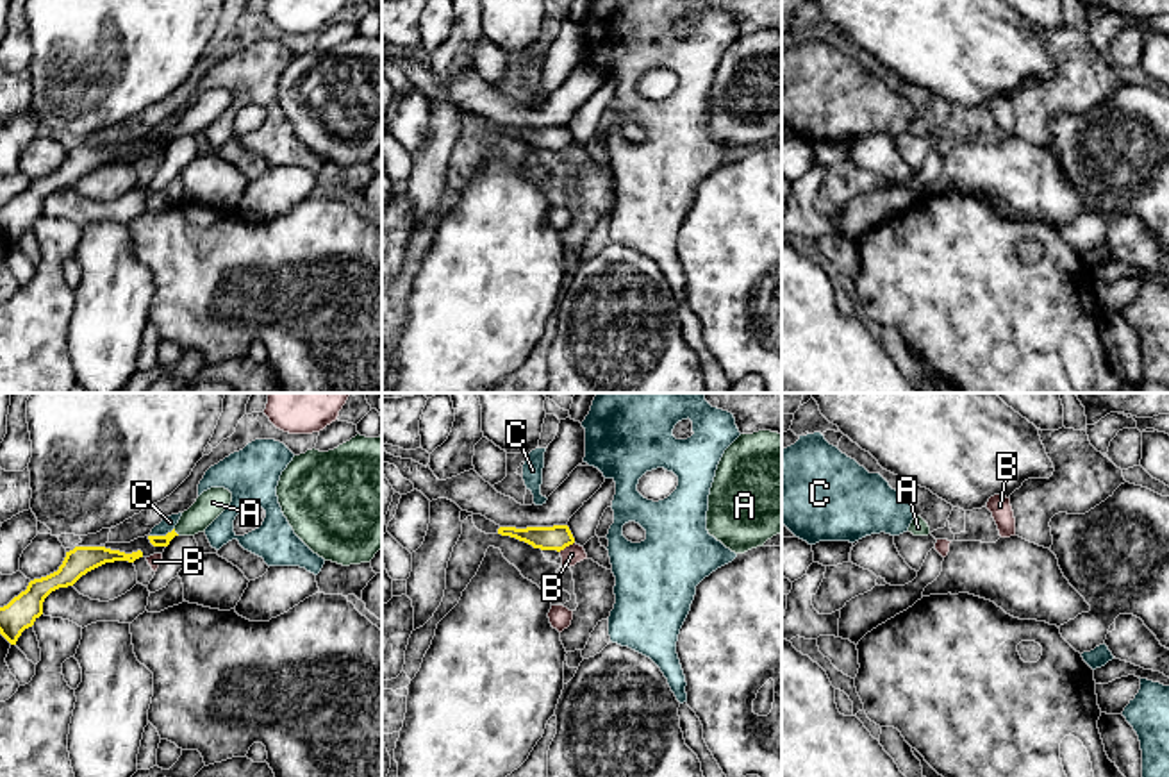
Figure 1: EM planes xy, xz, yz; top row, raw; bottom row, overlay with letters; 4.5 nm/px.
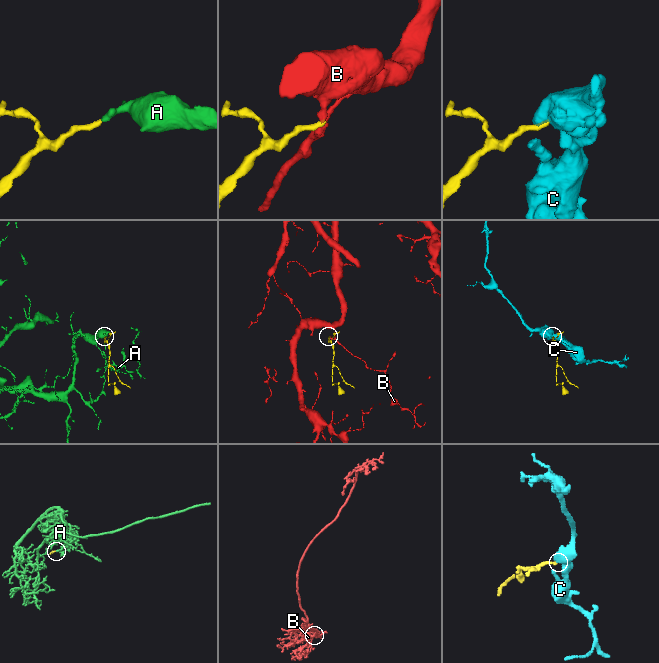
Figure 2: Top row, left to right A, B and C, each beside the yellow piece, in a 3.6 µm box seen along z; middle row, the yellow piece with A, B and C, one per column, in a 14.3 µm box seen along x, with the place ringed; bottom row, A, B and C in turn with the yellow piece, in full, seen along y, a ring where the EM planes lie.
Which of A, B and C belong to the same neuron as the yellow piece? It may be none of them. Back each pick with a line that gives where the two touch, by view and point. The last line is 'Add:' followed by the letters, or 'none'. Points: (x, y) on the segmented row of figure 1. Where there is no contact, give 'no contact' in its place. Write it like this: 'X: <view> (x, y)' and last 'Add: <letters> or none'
A: xy (175, 533)
Add: A

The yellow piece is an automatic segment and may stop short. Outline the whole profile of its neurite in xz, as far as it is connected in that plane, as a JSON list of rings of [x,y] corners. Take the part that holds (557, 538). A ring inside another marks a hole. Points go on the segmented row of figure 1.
[[[568,525],[526,527],[526,529],[500,527],[498,534],[516,538],[541,550],[560,552],[575,543],[575,538]]]

